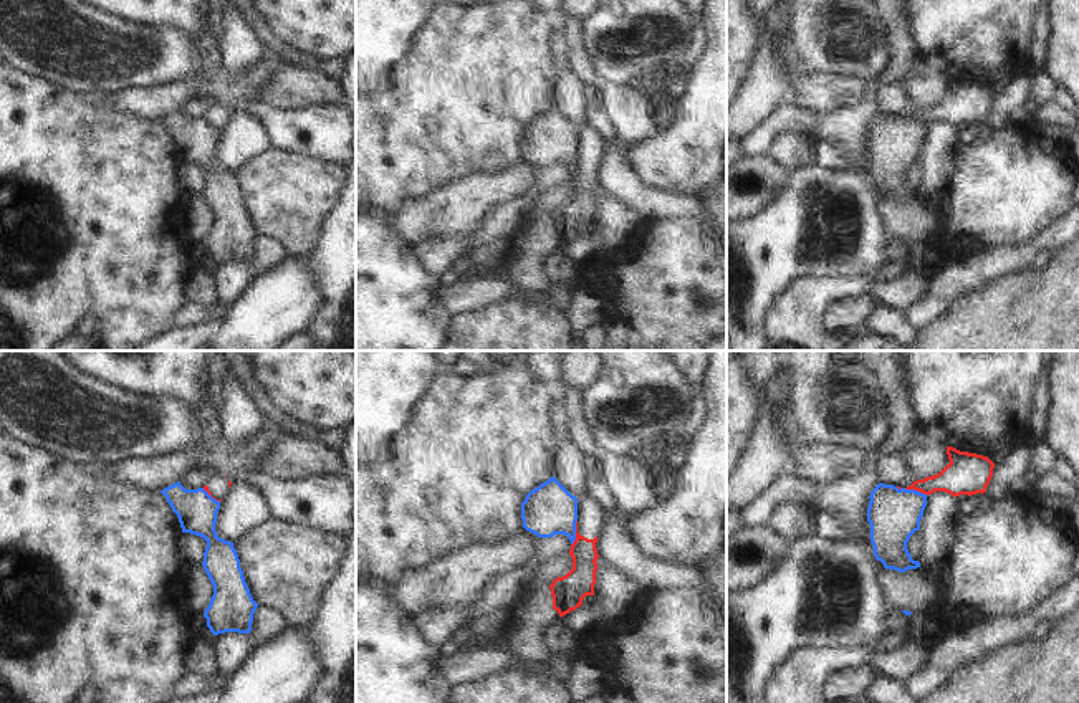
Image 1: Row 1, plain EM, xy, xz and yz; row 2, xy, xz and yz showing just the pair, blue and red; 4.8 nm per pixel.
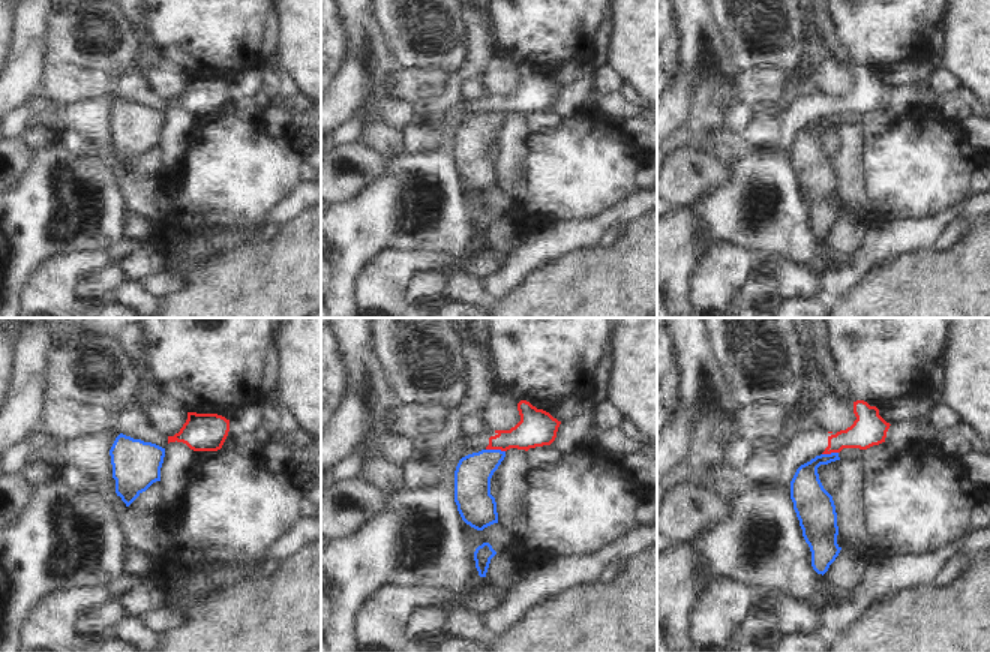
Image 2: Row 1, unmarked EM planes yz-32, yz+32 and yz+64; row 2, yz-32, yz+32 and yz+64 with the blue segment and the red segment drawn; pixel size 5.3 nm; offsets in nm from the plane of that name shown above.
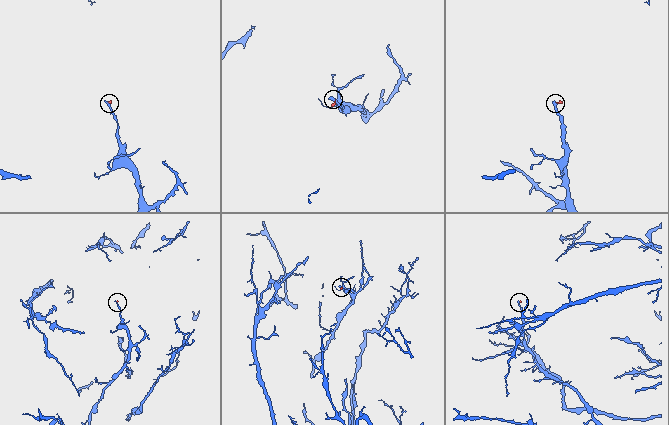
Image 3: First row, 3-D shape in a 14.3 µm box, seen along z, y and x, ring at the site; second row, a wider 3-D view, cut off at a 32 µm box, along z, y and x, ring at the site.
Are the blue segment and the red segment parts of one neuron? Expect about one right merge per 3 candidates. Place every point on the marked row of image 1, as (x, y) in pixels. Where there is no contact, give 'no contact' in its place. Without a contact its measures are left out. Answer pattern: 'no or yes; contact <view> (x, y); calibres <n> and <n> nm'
no; contact xz (575, 533); calibres 240 and 150 nm

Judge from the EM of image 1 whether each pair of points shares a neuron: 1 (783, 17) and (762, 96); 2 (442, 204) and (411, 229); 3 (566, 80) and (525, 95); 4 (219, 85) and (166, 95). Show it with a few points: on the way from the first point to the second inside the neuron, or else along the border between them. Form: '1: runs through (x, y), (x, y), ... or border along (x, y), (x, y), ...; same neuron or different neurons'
1: runs through (768, 37), (767, 76); same neuron
2: runs through (434, 212), (419, 220); same neuron
3: border along (548, 47), (553, 57), (555, 105); different neurons
4: runs through (206, 85), (192, 85), (179, 91); same neuron

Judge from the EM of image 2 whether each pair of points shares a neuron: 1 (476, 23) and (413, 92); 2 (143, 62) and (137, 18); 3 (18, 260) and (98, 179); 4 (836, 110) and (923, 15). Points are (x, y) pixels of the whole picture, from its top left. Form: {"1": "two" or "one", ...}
{"1": "two", "2": "one", "3": "one", "4": "two"}

